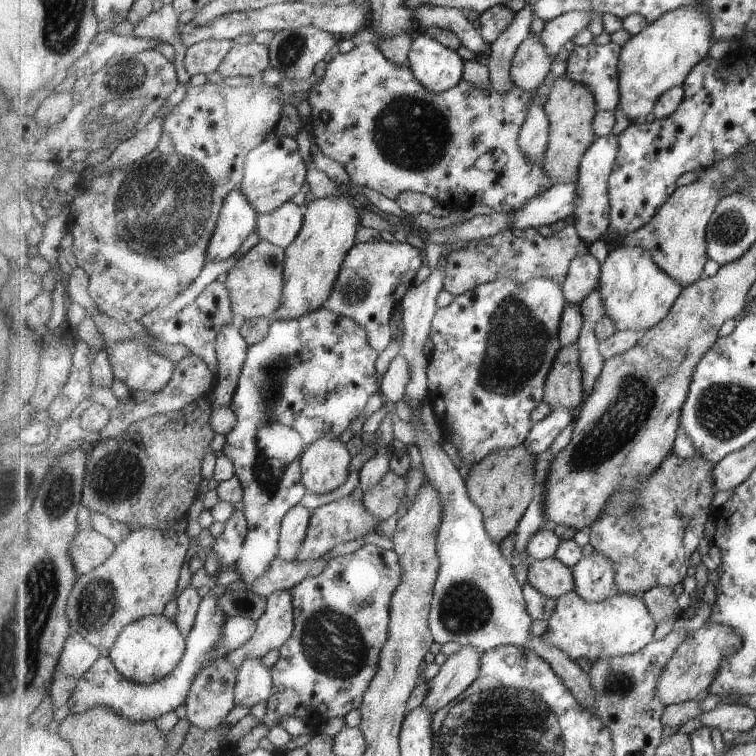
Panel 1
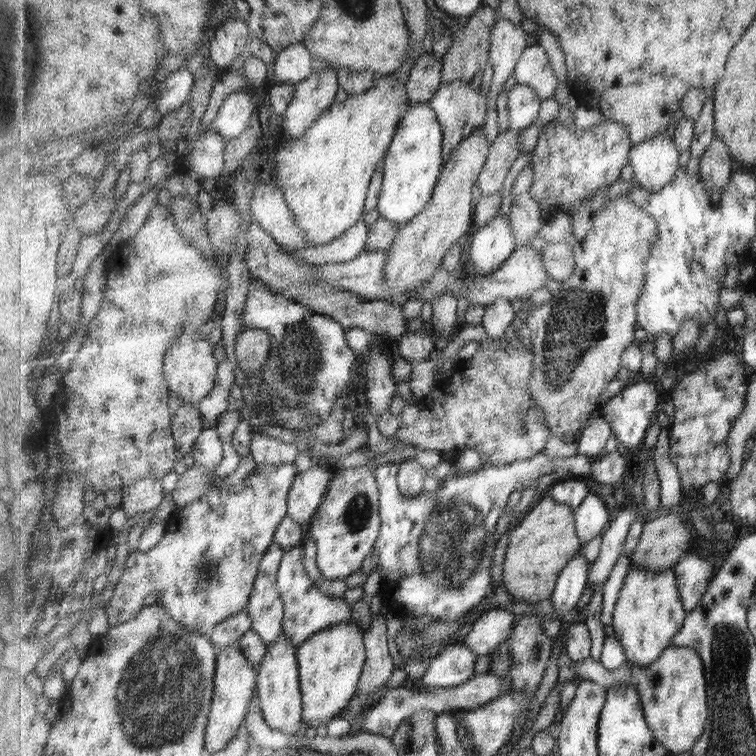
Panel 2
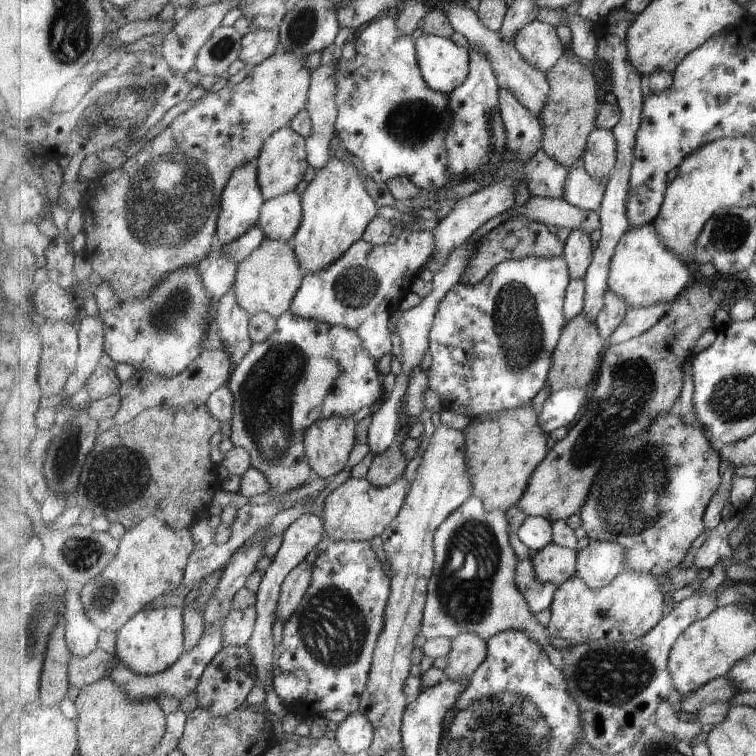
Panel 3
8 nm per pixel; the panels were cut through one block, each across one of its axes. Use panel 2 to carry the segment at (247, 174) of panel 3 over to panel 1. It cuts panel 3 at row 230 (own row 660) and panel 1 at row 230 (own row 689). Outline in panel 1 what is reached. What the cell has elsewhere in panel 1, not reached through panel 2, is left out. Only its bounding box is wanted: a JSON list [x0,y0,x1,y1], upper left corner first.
[208,189,260,262]

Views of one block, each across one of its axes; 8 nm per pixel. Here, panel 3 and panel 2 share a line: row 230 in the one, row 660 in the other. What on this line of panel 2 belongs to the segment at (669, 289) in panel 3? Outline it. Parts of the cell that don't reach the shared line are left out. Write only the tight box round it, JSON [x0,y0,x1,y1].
[611,566,688,669]

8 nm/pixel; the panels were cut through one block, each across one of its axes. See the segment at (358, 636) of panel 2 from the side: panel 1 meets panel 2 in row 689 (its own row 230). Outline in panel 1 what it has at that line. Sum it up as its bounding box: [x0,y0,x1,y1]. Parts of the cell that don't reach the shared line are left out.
[272,193,361,321]

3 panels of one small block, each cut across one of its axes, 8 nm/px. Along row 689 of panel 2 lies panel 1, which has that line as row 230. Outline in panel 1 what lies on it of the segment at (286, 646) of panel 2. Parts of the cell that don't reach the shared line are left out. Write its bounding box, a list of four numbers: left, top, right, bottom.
[256,201,307,250]

